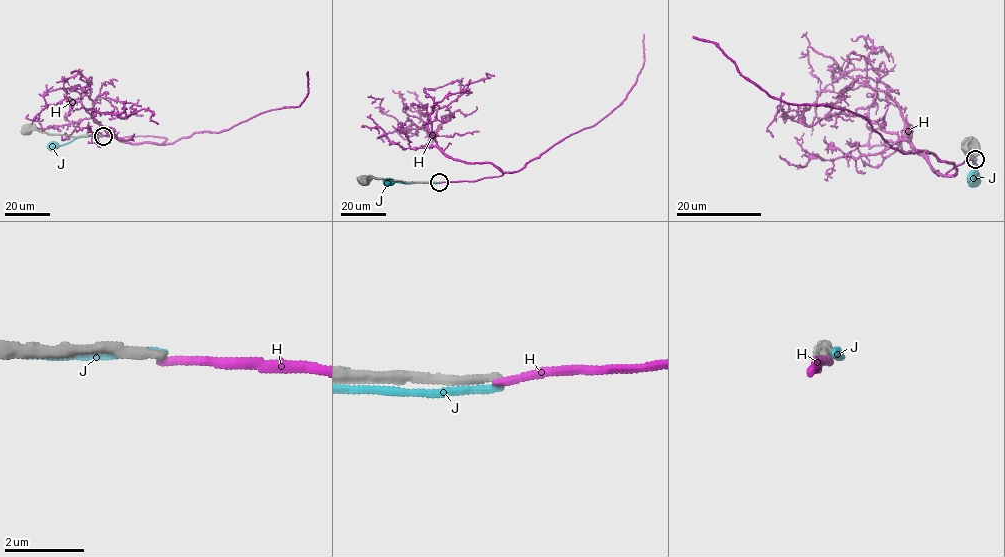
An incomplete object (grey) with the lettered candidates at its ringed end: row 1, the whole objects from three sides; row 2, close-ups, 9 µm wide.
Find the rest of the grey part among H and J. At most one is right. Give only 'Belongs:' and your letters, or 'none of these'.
Belongs: none of these

